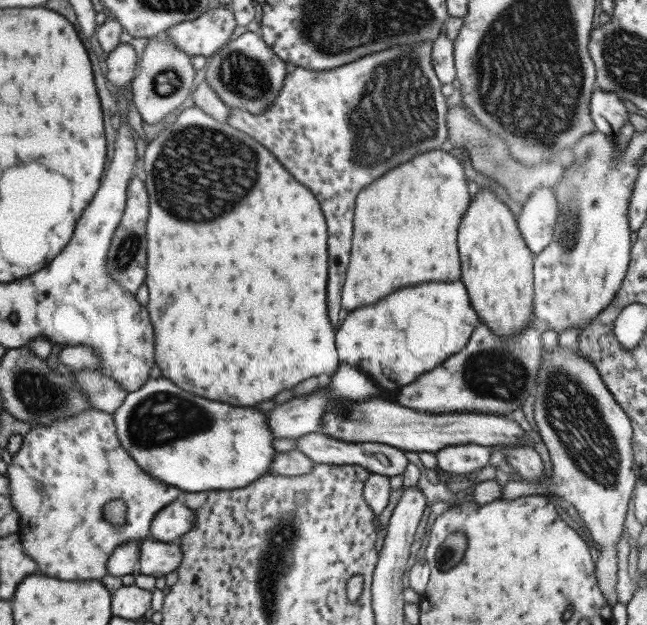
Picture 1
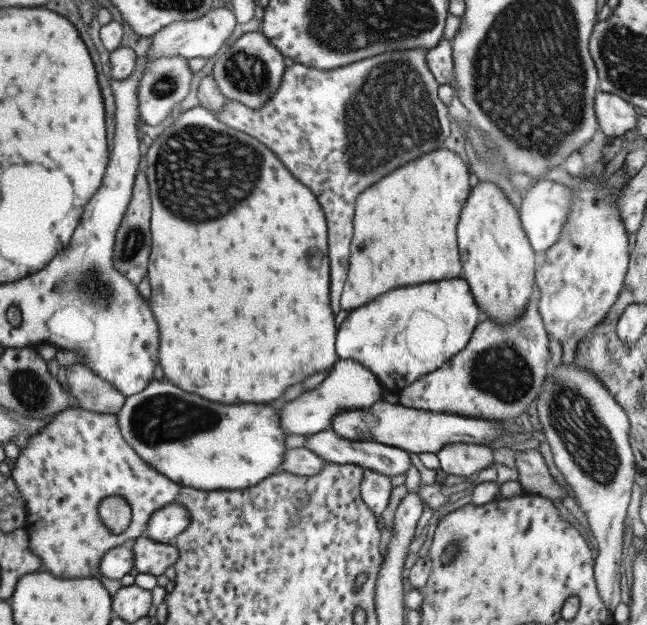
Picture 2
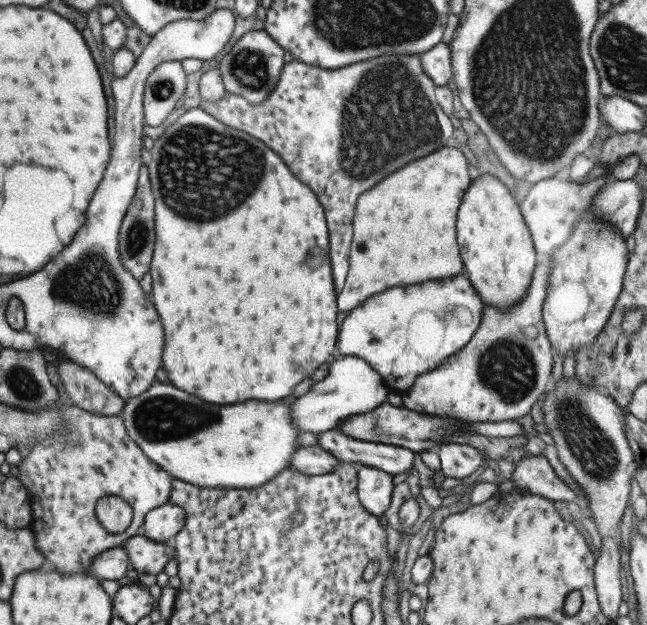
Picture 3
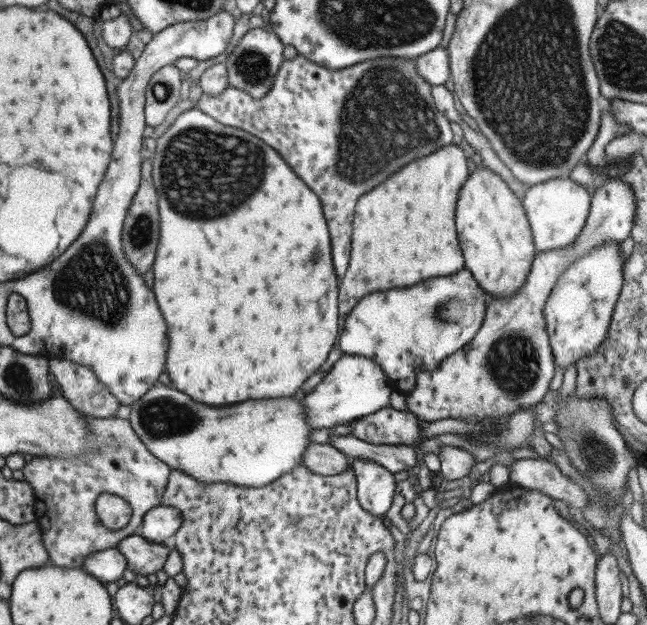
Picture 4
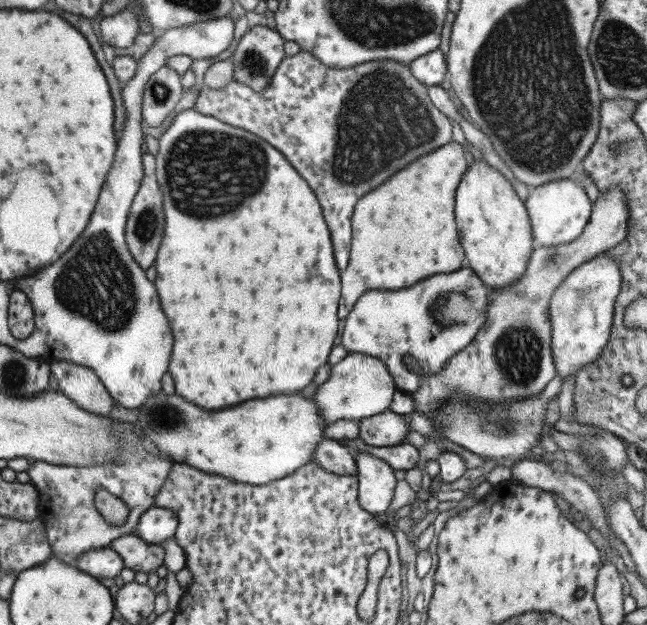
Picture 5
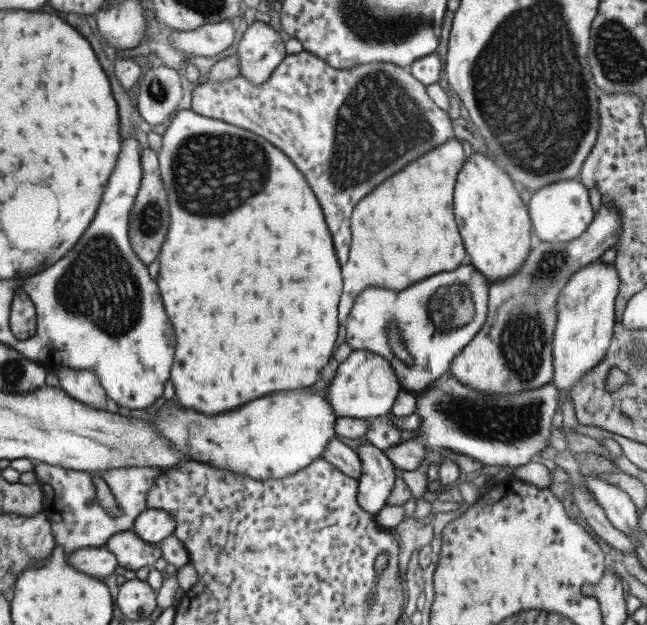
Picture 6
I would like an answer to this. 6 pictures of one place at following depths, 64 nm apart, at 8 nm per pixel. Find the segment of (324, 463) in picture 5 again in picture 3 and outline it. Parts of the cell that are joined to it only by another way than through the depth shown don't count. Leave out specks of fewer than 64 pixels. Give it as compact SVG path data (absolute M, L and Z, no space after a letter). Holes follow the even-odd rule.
M316 444L309 447L297 447L290 456L289 468L309 475L320 475L331 472L340 460L319 448Z

